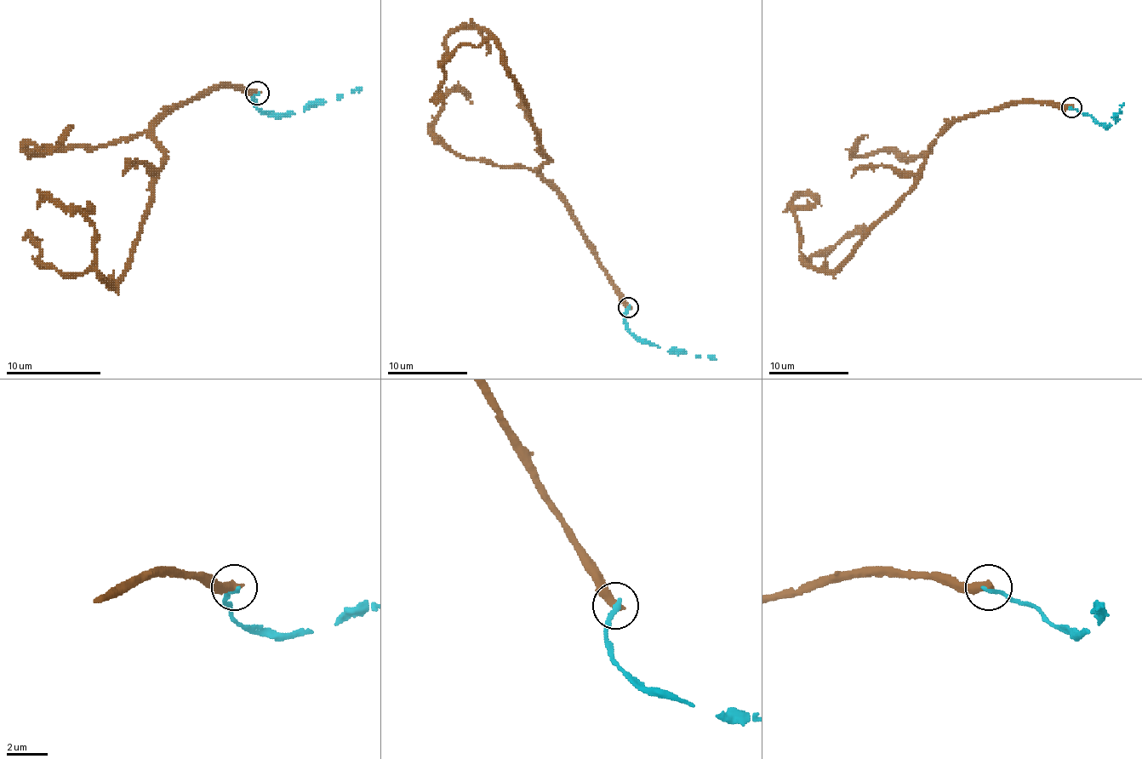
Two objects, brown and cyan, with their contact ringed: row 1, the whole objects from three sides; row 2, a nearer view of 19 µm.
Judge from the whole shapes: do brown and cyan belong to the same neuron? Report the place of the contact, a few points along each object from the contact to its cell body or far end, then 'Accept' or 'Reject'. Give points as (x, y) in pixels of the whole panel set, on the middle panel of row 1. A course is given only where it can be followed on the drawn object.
Place: (628, 307). Course of brown: (627, 307), (571, 206), (537, 172), (549, 160), (505, 53), (490, 35), (458, 29), (448, 37), (442, 57). Course of cyan: (630, 307), (625, 327), (643, 341), (668, 351), (716, 359). Reject

